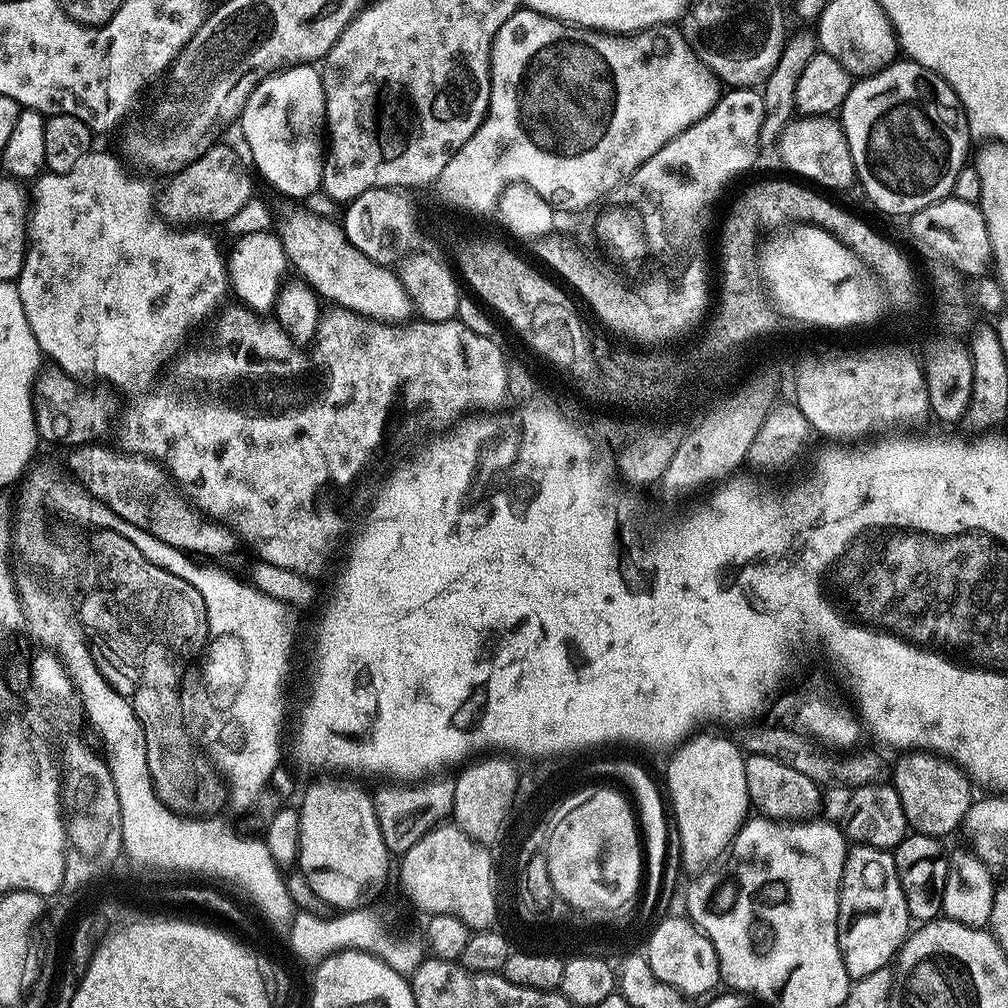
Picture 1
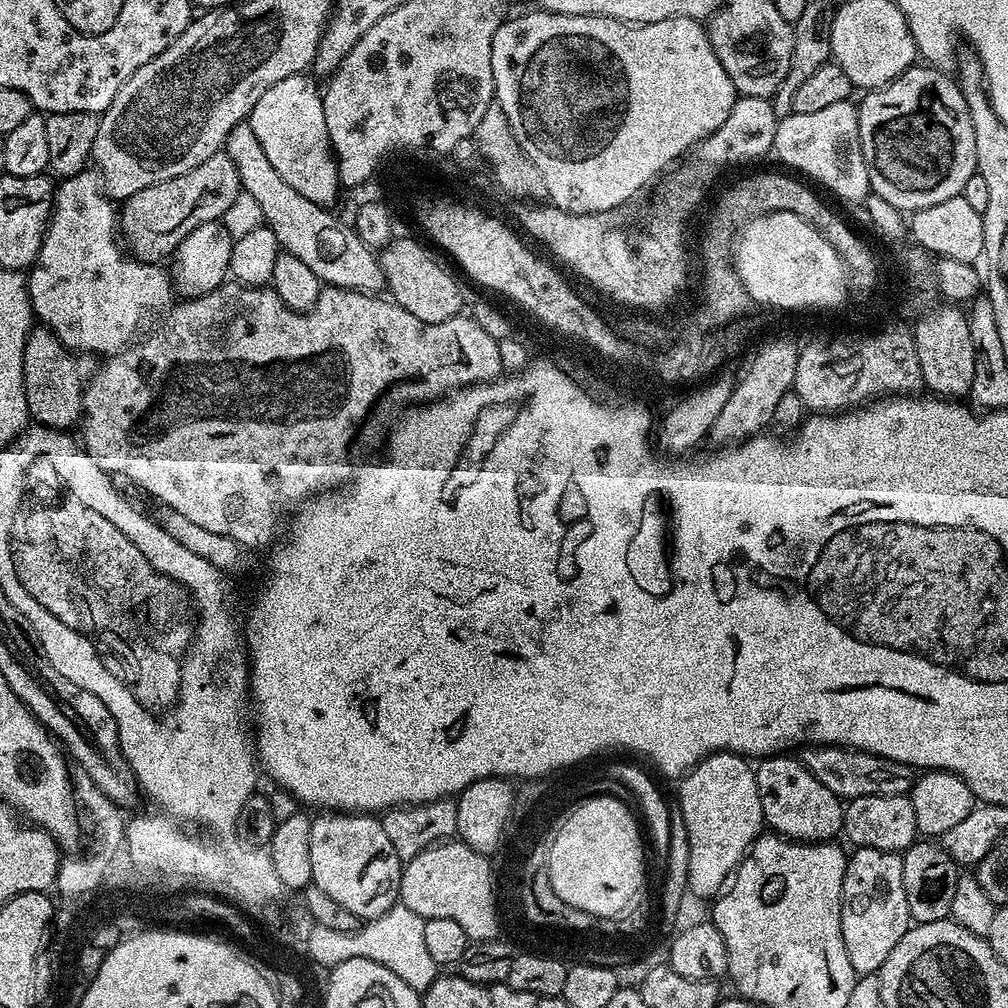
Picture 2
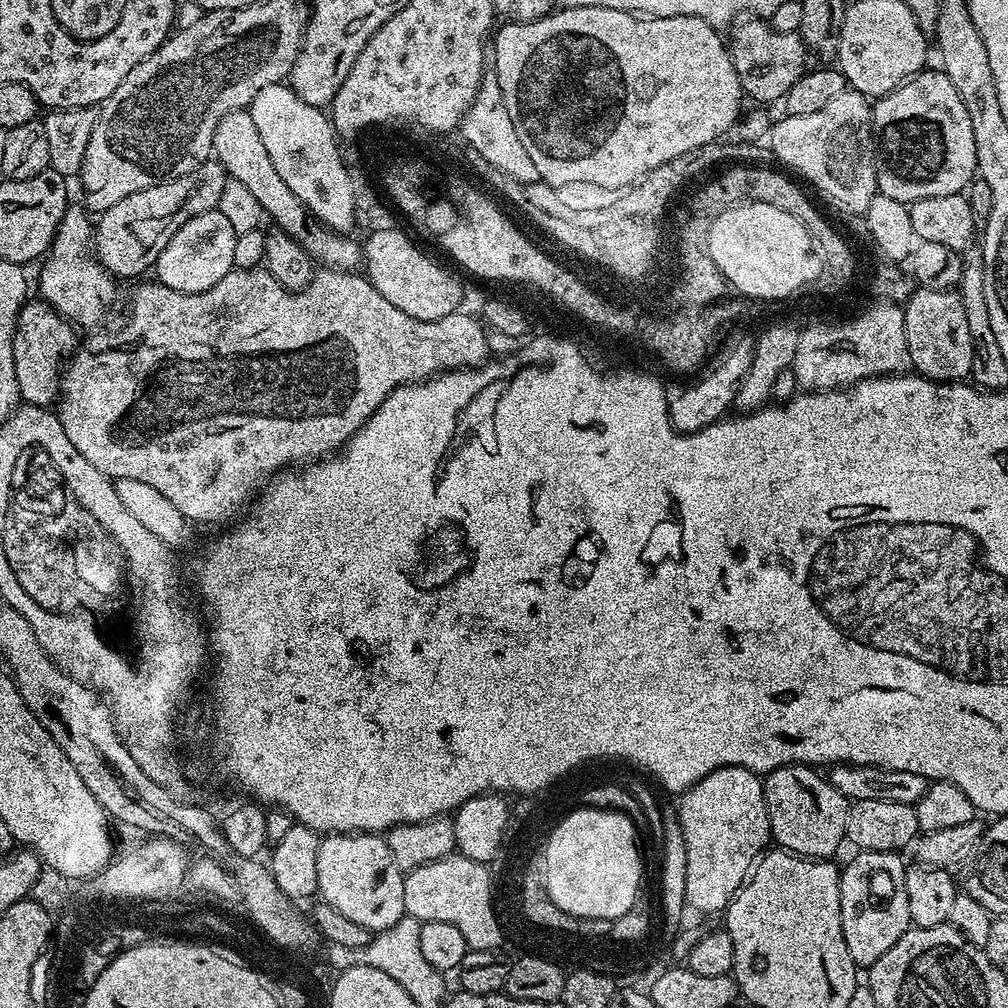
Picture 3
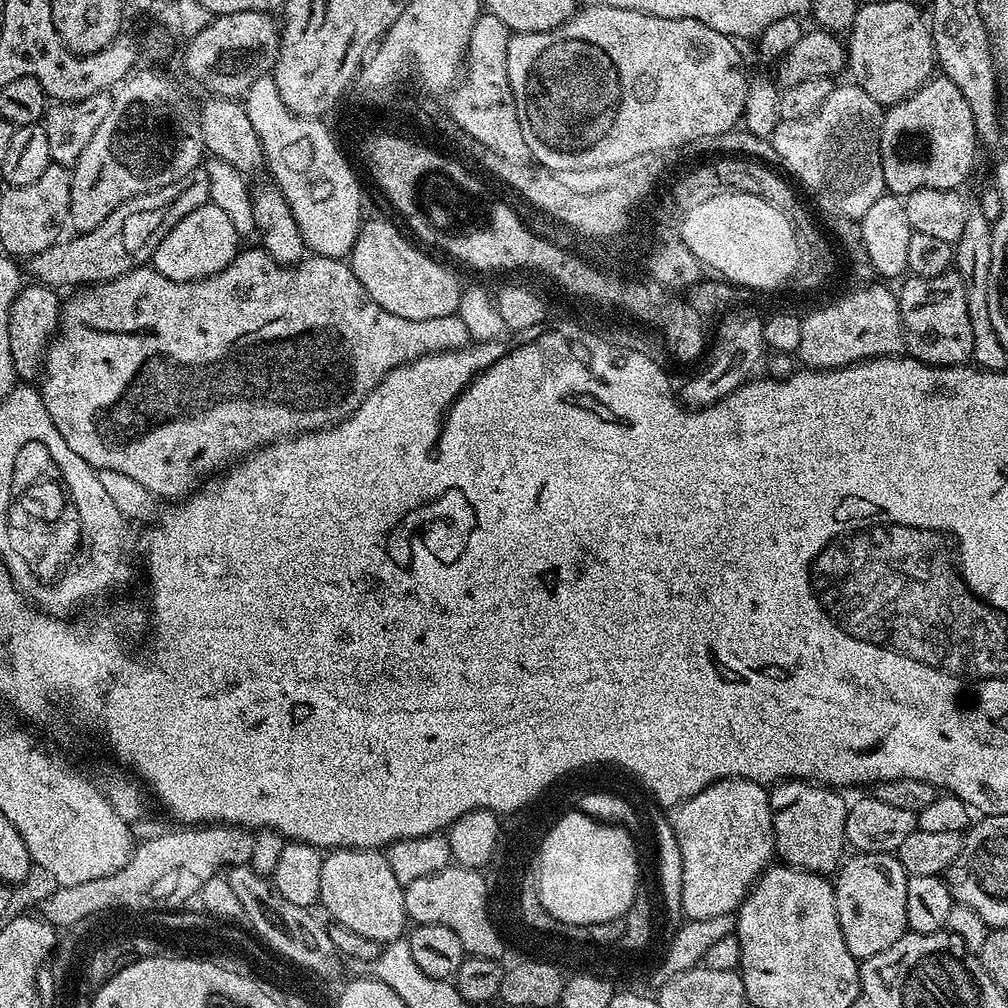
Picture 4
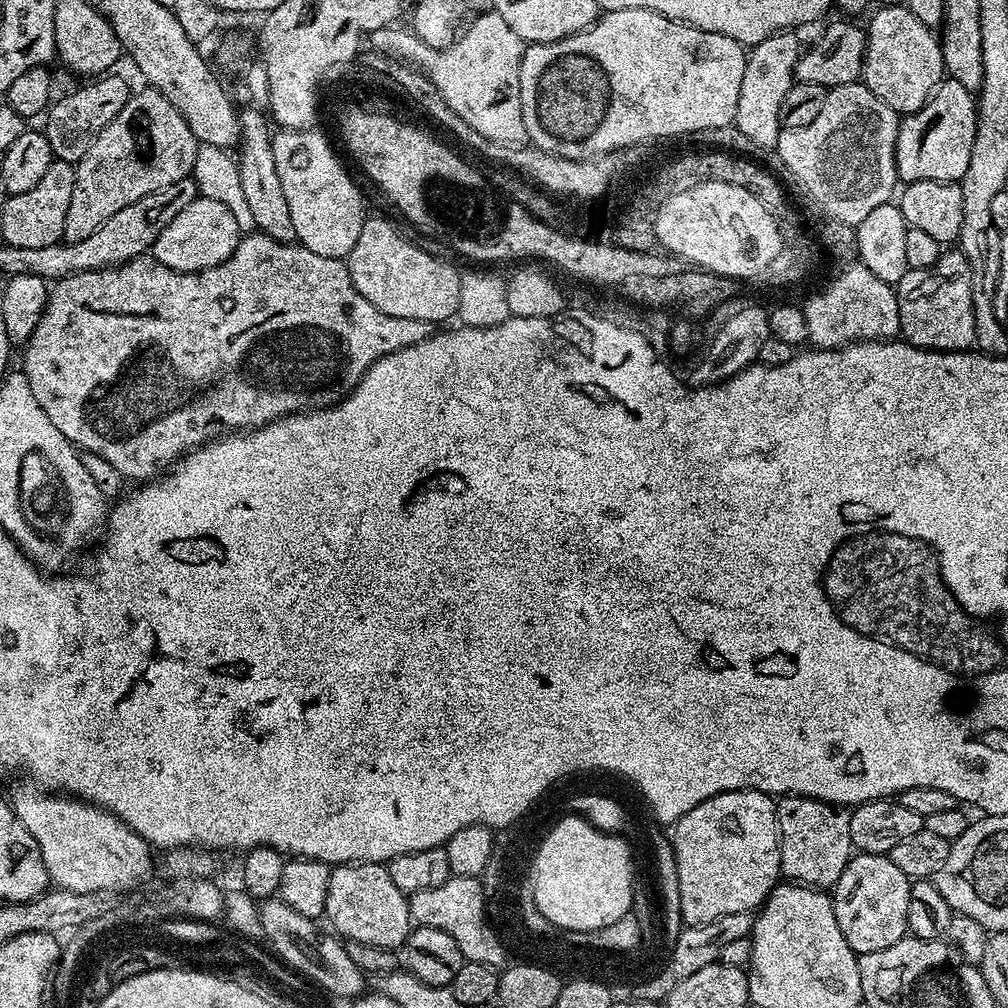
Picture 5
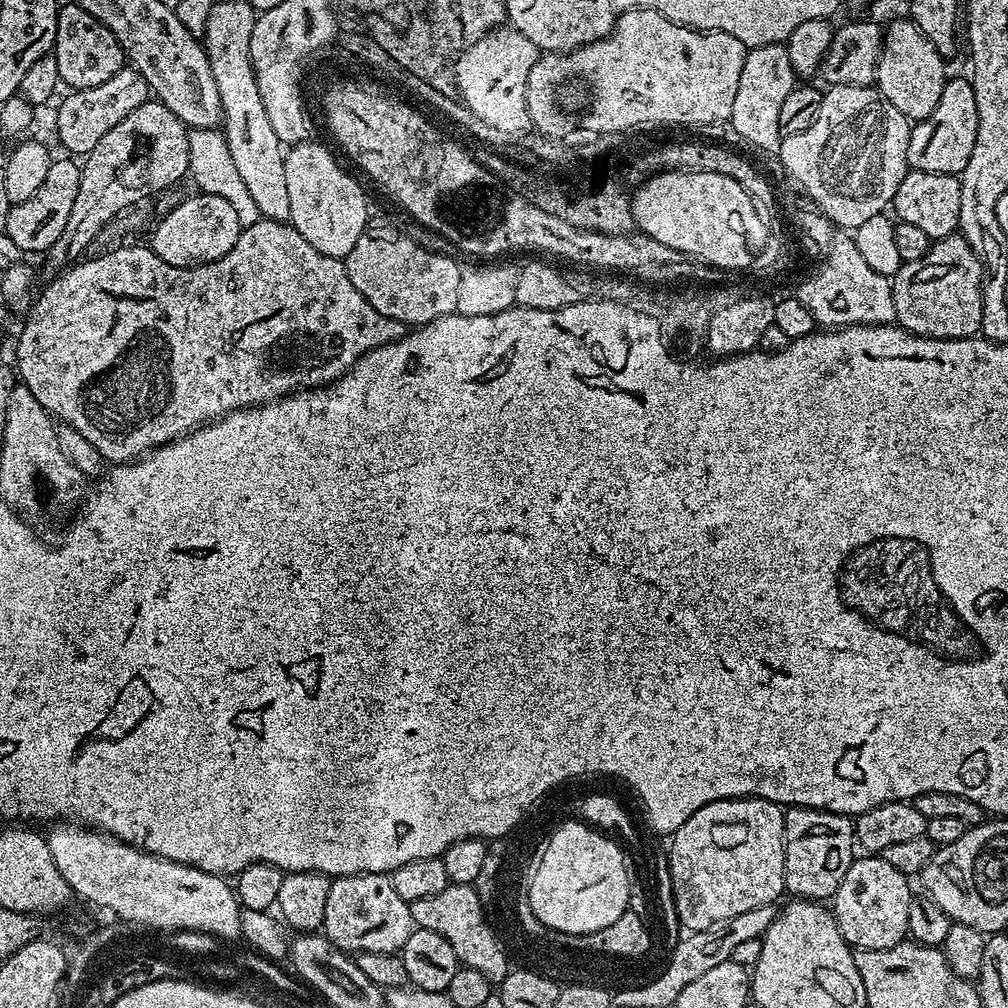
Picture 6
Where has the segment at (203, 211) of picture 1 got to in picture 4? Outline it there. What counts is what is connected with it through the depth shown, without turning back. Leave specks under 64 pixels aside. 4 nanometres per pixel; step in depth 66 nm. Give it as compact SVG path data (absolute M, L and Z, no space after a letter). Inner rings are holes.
M201 166L190 170L186 178L178 178L178 182L170 182L170 186L143 192L141 196L122 202L94 230L73 235L73 240L61 239L42 250L42 254L27 257L27 275L29 272L33 281L57 290L64 290L67 284L95 286L105 280L124 276L130 270L145 267L151 261L154 250L162 246L162 238L166 238L166 234L170 234L170 230L174 230L174 226L178 226L186 214L209 203L210 198L210 178L206 168Z

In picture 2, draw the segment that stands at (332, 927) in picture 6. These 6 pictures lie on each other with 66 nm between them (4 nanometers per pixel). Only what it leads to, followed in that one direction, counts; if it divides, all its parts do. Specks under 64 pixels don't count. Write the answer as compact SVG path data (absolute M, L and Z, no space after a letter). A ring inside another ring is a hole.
M333 811L320 814L310 830L310 874L322 894L330 894L338 906L346 906L362 922L377 919L397 903L402 862L386 838L383 823L372 814Z

